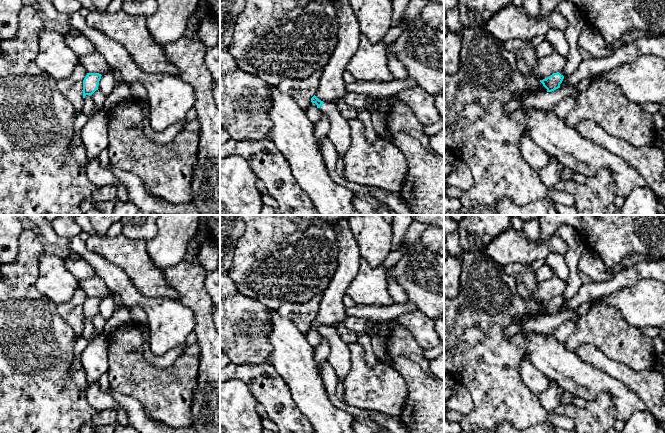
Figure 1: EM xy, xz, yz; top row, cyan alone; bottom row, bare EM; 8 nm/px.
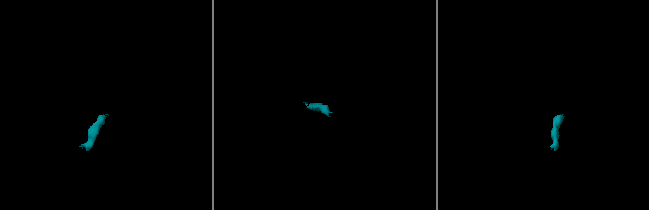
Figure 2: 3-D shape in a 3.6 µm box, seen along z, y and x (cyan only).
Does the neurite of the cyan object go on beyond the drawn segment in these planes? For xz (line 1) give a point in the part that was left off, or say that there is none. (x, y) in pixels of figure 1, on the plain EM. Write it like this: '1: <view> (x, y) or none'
1: xz (339, 358)

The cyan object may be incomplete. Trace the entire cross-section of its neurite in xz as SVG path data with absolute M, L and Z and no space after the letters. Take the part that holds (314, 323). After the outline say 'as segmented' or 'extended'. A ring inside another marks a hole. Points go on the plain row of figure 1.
M315 319L311 322L311 326L317 329L322 337L329 341L330 354L327 361L333 367L338 381L342 382L348 375L351 360L348 345L344 343L337 333L336 327L323 326Z; extended

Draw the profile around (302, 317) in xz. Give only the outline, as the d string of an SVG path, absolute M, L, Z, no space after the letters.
M322 294L304 303L285 303L279 307L278 313L294 322L296 327L304 334L311 330L311 322L315 319L320 305Z

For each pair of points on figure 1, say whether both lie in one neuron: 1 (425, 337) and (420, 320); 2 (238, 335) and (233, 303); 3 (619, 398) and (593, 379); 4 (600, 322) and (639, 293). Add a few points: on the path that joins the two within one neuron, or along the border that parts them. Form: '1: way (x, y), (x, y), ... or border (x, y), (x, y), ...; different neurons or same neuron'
1: way (424, 333), (420, 324); same neuron
2: way (238, 327), (233, 322), (233, 311); same neuron
3: way (614, 391), (606, 383), (600, 382); same neuron
4: border (594, 303), (613, 306), (621, 317), (633, 326); different neurons

